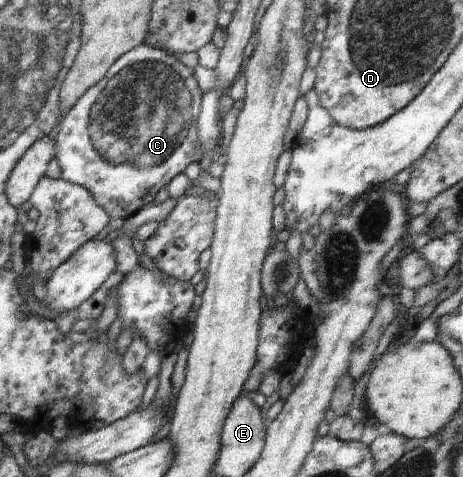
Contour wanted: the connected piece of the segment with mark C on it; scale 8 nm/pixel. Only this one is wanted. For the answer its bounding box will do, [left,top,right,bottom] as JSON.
[55,43,203,220]

